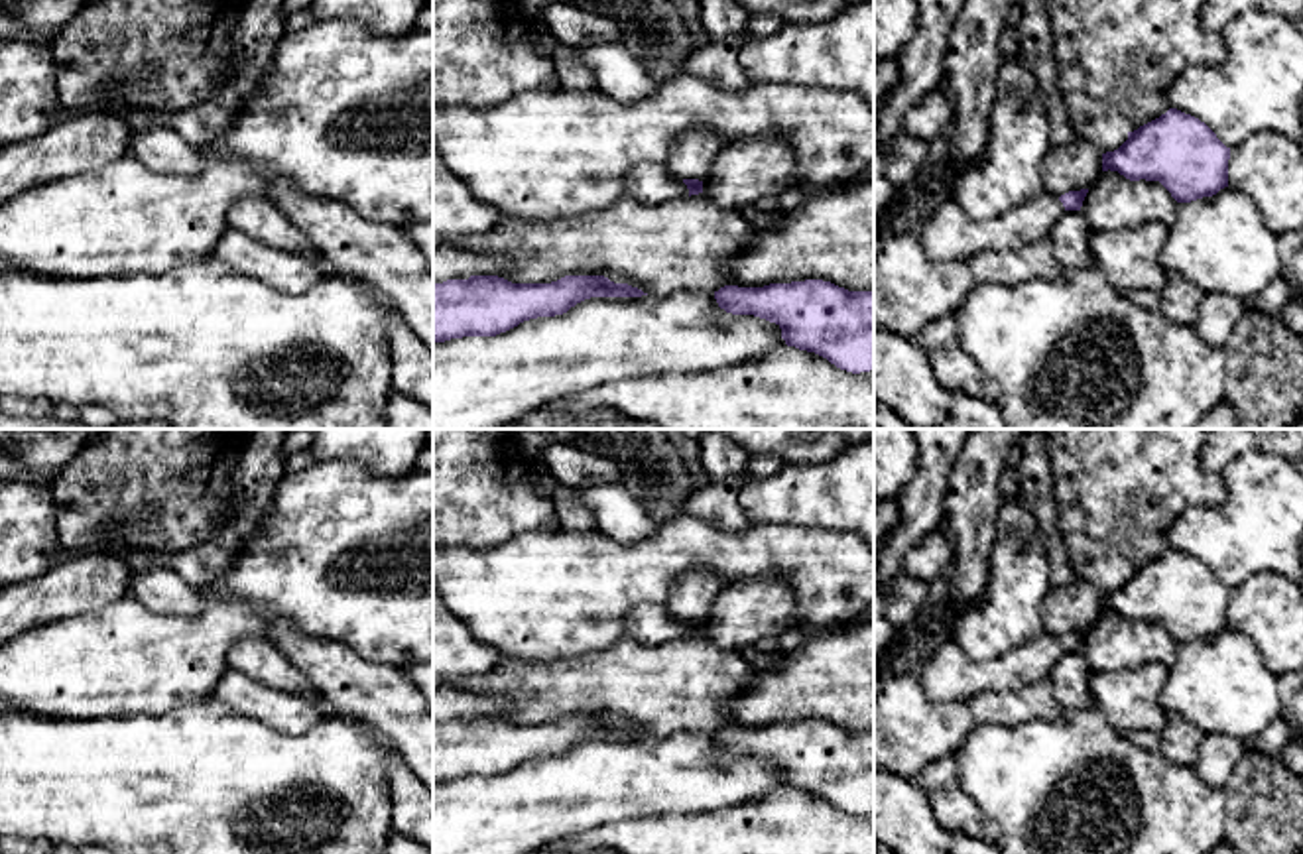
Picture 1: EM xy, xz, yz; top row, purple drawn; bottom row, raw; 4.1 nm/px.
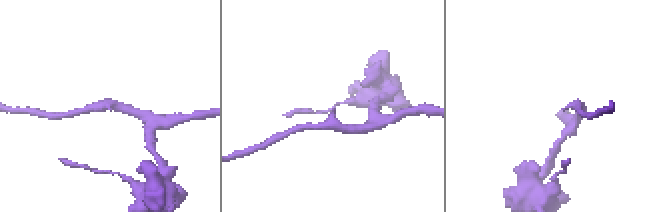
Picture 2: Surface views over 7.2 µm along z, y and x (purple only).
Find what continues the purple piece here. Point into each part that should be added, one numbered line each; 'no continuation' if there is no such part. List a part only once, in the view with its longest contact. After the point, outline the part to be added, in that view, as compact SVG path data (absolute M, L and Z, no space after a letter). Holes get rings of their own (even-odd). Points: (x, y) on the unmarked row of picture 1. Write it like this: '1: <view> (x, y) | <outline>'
1: xz (691, 597) | M701 567L687 571L671 586L665 600L667 610L681 620L707 620L716 596L730 586L713 573L705 573Z

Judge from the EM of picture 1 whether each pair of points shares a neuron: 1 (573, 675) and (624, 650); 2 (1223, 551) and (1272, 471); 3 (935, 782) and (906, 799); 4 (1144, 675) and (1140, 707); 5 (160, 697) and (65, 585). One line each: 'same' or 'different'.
1: same
2: same
3: different
4: same
5: different

